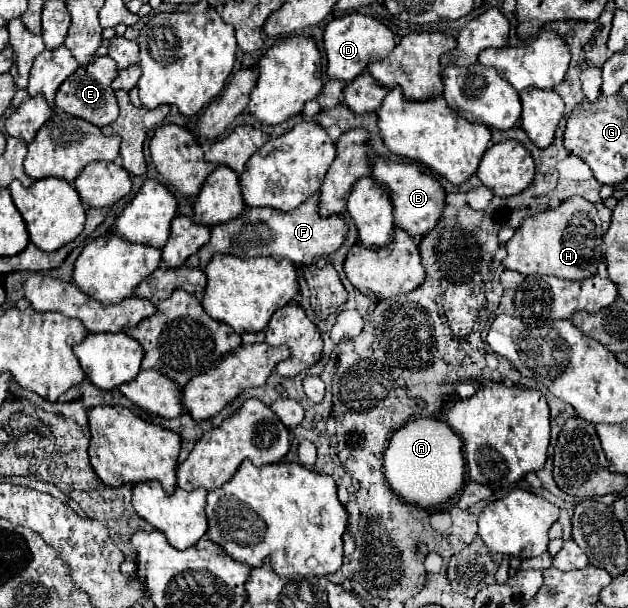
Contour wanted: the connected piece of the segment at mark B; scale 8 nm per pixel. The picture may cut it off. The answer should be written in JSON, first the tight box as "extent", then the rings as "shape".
{"extent":[373,157,447,237],"shape":[[[383,157],[373,159],[373,179],[377,179],[381,185],[385,185],[391,191],[393,217],[397,227],[405,229],[411,237],[417,237],[417,235],[423,237],[431,229],[435,229],[435,225],[443,215],[445,195],[447,195],[447,191],[439,185],[439,181],[421,173],[415,163],[399,163]]]}

